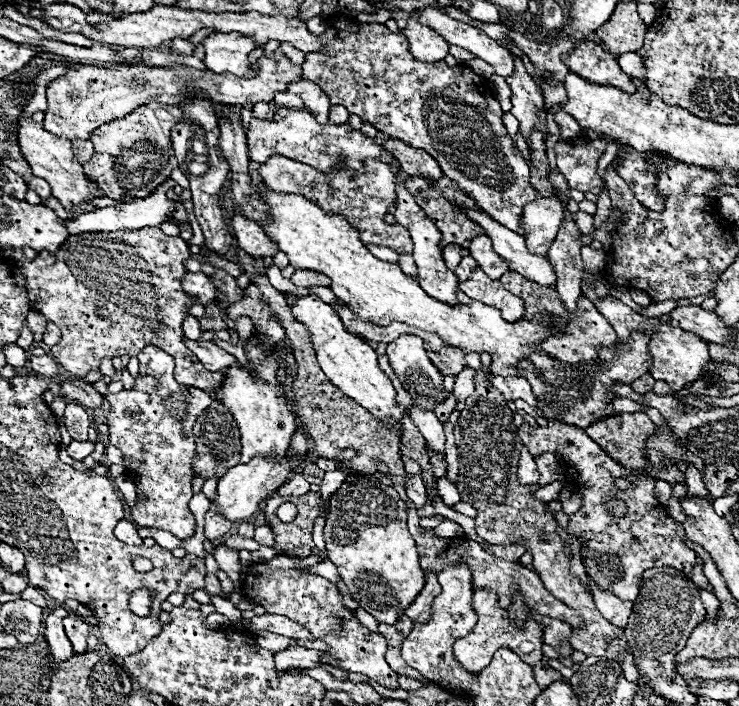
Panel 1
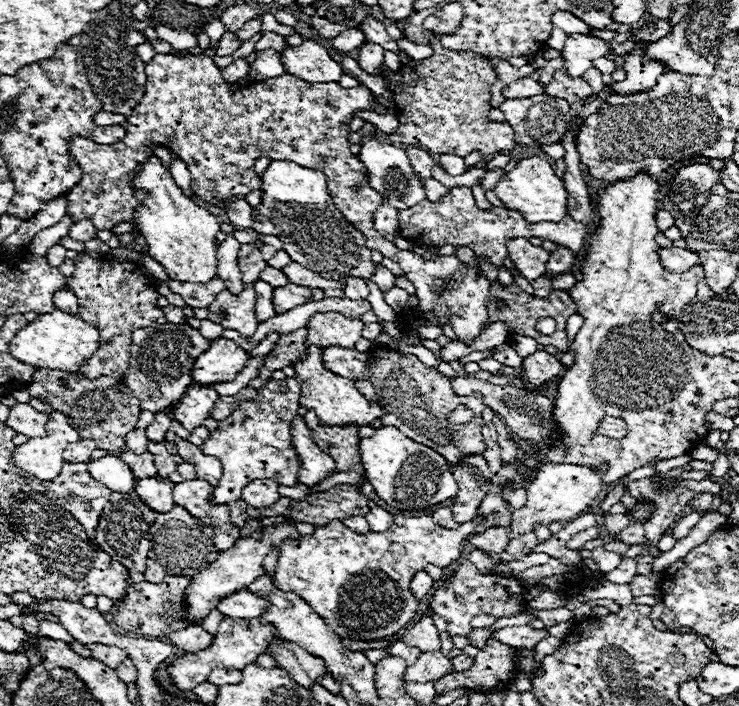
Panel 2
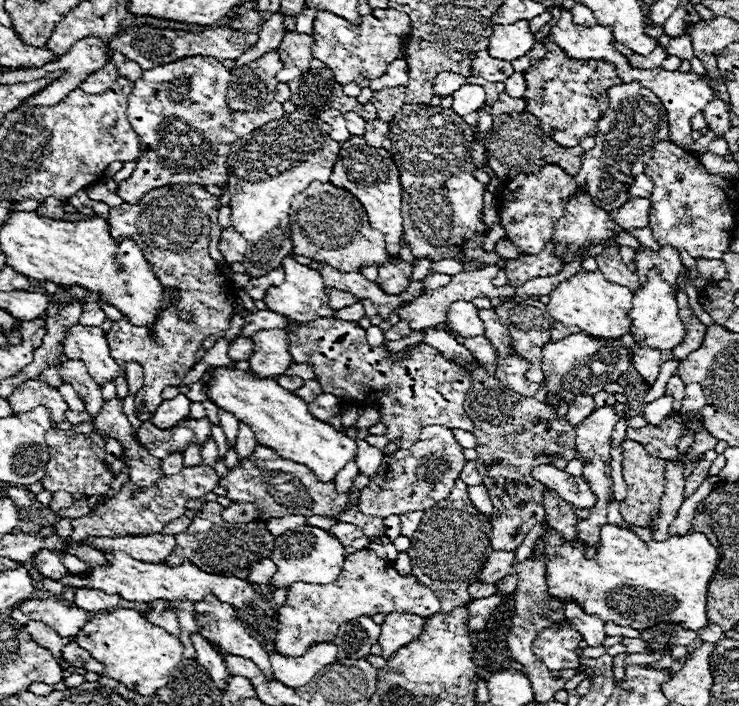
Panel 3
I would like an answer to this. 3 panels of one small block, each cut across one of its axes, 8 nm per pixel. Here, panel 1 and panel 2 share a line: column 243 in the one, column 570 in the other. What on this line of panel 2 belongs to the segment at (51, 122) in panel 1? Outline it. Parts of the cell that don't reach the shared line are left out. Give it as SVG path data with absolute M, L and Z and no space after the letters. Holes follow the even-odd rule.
M558 70L558 72L554 72L552 82L546 86L546 94L548 96L554 96L554 98L568 100L570 104L574 104L574 102L580 102L582 98L592 96L594 92L588 86L588 82L584 82L582 78L572 80L572 78L566 76L564 70Z

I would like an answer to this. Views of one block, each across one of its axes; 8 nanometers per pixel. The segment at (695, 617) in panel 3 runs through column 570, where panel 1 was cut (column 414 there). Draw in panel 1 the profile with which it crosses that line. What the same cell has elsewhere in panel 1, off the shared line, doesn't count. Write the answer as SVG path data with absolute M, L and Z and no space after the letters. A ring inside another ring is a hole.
M348 474L344 484L330 496L330 514L324 526L324 540L328 560L336 564L340 578L348 586L352 598L378 622L394 624L398 616L414 602L418 592L424 588L424 572L418 564L416 542L406 528L406 510L398 492L392 486L380 484L374 476Z

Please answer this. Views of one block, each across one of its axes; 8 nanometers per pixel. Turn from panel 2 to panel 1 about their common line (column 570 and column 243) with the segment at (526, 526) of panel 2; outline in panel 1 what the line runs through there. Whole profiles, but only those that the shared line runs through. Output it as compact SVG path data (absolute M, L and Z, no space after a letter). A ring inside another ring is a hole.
M296 428L296 432L292 434L290 438L290 446L284 454L284 458L280 460L274 460L272 456L254 456L248 464L238 464L234 468L230 468L220 480L218 480L218 494L216 494L216 500L214 504L220 506L220 512L230 520L230 522L242 522L242 520L248 520L256 510L258 510L258 504L268 498L274 490L278 490L286 480L288 480L288 474L292 470L292 456L298 454L300 458L304 458L310 450L310 440L306 436L306 432L302 428Z

